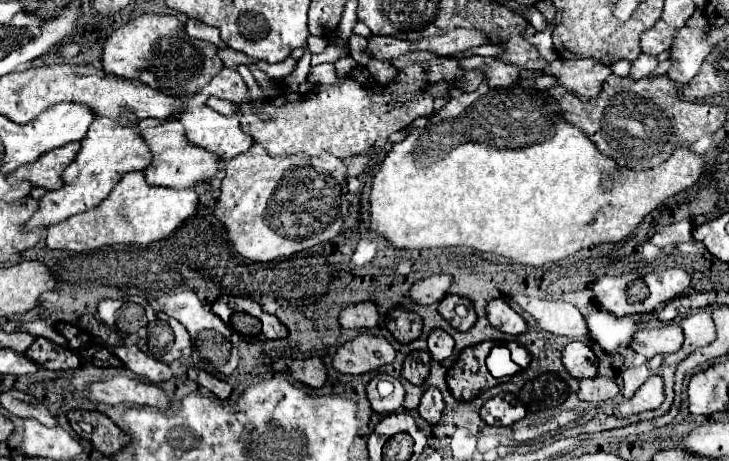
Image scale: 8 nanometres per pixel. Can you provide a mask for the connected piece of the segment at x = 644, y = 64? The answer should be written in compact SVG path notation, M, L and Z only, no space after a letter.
M640 55L630 67L630 77L632 79L644 79L656 69L656 65L658 65L658 61L652 55Z

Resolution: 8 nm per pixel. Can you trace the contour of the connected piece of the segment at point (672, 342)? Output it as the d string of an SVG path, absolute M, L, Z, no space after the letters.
M666 323L654 329L640 329L634 333L630 347L644 355L646 359L652 359L654 355L670 355L676 353L682 347L684 335L682 327L678 323Z

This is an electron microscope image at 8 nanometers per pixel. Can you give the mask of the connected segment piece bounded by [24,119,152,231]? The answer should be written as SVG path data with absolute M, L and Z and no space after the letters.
M96 119L86 137L80 141L82 149L78 151L76 159L64 169L62 173L62 189L48 191L44 197L40 197L40 207L32 215L30 221L24 223L24 231L32 229L46 229L50 225L56 225L72 215L84 213L92 207L96 207L102 199L106 199L112 191L112 187L130 171L142 171L150 165L150 149L146 149L146 143L142 143L140 129L136 127L138 119L122 119L122 123L114 123L112 119Z

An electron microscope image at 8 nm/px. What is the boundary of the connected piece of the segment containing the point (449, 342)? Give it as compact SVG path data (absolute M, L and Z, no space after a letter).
M434 329L428 337L428 349L430 349L430 355L434 361L444 361L446 357L452 355L454 339L446 331Z

